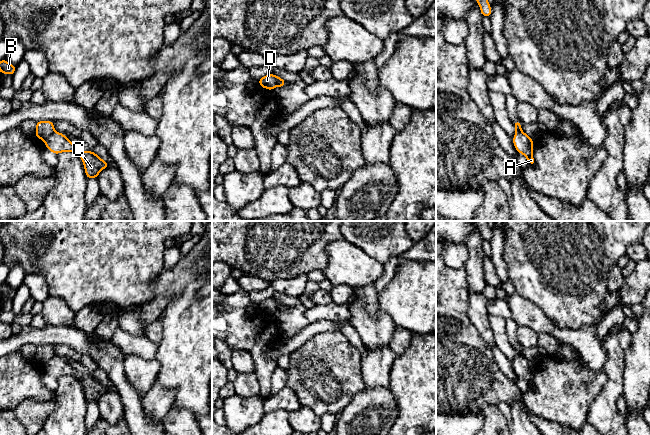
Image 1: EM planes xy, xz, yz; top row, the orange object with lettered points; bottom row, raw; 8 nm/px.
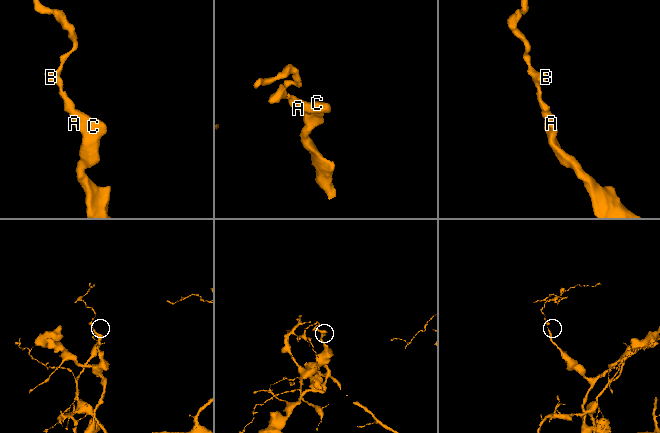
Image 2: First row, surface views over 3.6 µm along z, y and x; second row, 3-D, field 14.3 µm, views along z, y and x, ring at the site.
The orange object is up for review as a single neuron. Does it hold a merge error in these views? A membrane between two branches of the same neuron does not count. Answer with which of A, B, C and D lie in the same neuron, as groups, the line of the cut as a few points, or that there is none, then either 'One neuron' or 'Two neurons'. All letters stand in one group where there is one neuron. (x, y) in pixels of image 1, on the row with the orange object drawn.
Groups: A C / B D. Split along xy (54, 131), (44, 140). Two neurons

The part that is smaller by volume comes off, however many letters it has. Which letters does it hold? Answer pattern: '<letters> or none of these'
B, D

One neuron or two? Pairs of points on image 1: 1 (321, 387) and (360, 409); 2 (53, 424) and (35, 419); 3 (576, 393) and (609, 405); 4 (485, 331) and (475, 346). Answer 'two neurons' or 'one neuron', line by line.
1: two neurons
2: two neurons
3: two neurons
4: two neurons

